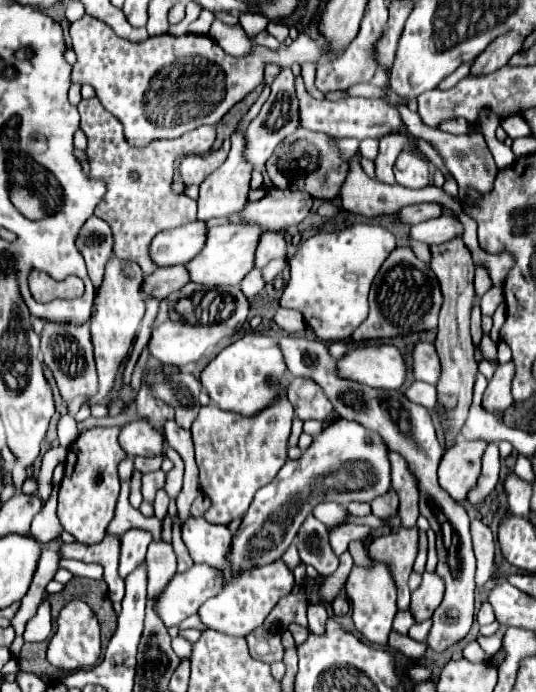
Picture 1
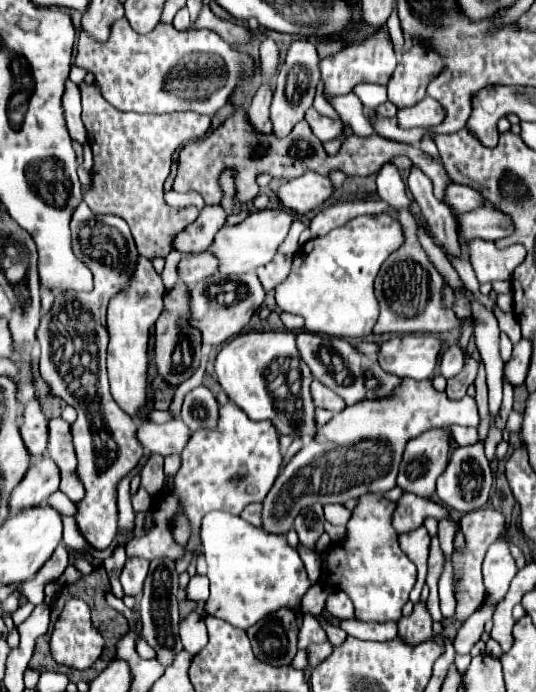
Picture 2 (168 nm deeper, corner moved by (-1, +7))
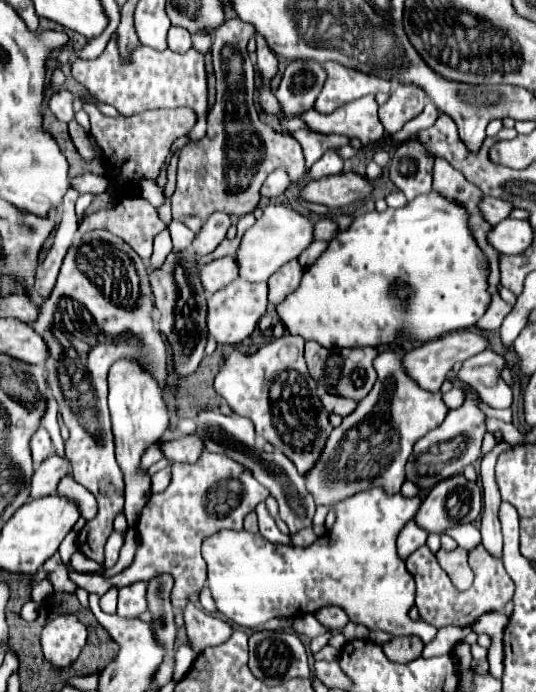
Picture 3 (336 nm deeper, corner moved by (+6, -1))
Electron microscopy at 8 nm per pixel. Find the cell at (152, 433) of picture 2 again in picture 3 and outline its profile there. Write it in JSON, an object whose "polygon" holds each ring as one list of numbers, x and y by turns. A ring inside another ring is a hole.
{"polygon":[[189,434,189,436,161,442,161,452,171,462,195,462,203,452,203,442,201,438]]}

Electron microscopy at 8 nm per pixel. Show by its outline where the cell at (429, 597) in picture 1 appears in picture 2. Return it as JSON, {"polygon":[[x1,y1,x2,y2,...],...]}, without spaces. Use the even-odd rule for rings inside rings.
{"polygon":[[424,602,414,604,414,612,408,618,402,618,398,622,398,636,408,644,416,646,422,642,432,640,432,616,426,610]]}

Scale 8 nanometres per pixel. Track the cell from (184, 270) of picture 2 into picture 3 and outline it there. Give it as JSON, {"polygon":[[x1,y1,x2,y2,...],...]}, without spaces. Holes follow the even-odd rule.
{"polygon":[[233,256,213,260,199,268,199,280,203,282,203,290,207,290,207,294,221,290,233,278,237,278,237,262]]}

